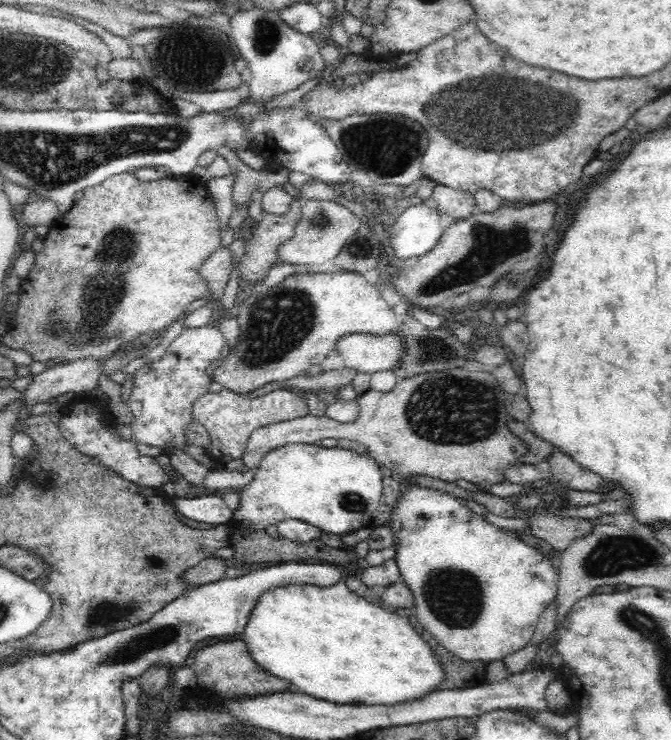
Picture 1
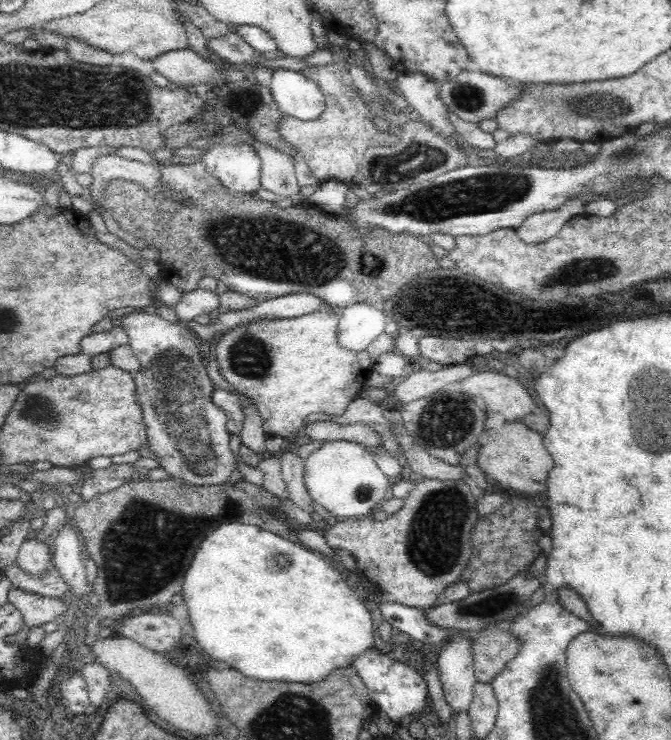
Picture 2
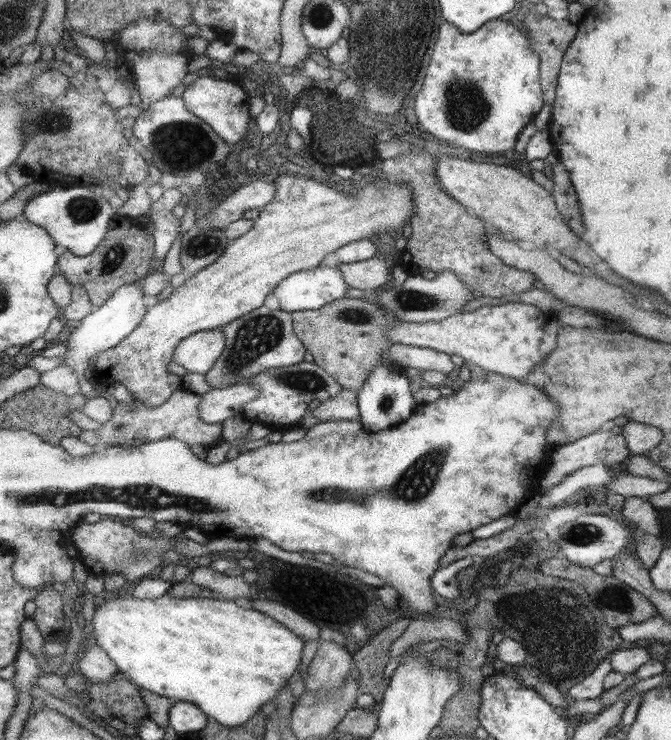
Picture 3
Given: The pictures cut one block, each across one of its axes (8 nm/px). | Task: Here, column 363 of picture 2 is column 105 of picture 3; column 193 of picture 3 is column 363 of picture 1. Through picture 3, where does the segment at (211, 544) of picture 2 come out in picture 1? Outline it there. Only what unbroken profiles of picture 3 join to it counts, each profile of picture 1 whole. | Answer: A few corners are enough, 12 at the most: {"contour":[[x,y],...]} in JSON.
{"contour":[[344,582],[261,594],[257,666],[334,704],[439,690],[431,646]]}

